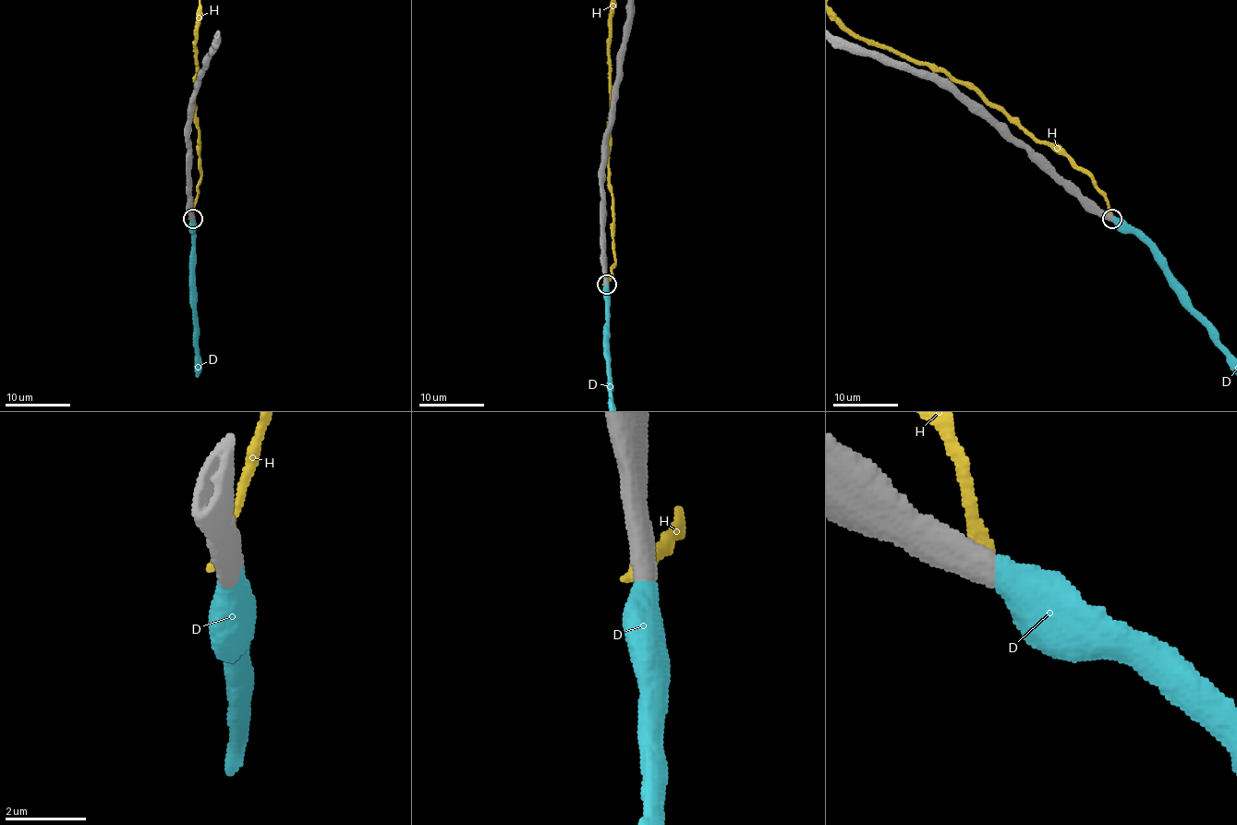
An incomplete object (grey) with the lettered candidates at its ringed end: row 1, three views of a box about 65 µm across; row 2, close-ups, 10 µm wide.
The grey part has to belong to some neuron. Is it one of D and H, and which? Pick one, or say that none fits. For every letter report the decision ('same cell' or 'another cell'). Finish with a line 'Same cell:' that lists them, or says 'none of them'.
D: same cell
H: another cell
Same cell: D

